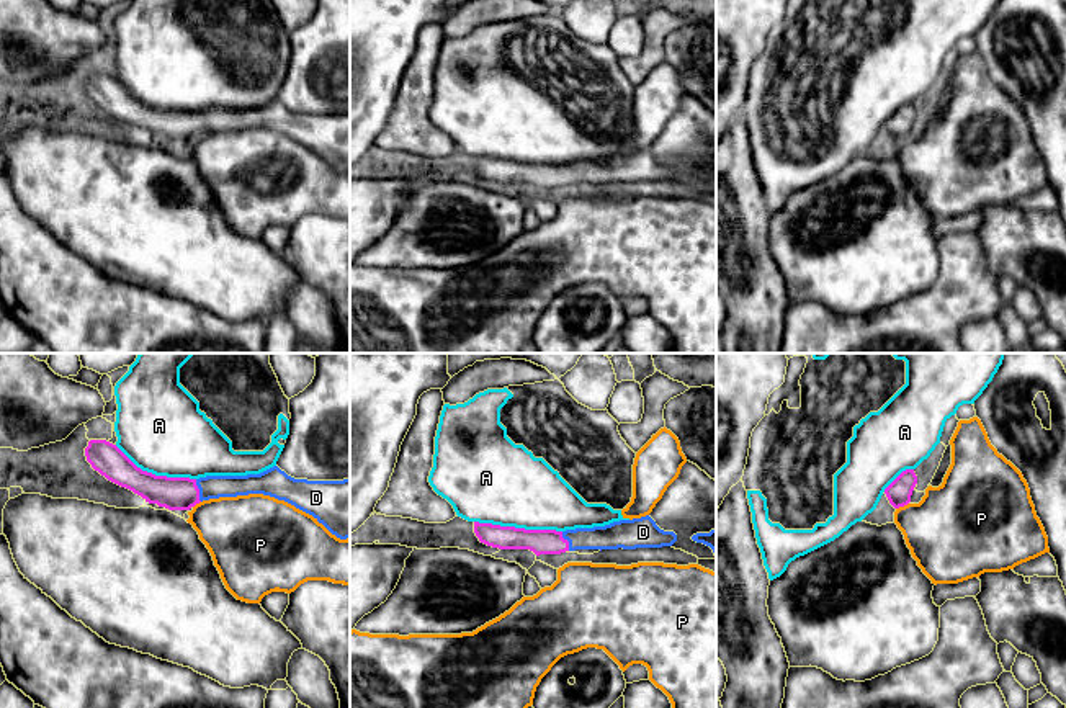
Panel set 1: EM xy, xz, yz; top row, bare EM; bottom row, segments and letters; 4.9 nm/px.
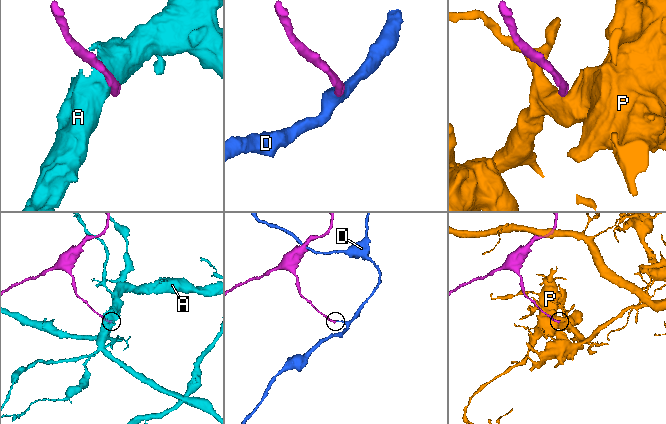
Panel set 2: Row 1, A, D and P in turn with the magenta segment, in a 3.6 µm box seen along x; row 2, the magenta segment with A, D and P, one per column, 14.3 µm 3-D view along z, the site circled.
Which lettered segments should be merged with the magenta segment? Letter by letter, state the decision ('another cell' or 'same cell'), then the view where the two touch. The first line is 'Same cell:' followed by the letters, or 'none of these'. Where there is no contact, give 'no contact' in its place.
Same cell: D
A: another cell | xz
D: same cell | xy
P: another cell | yz

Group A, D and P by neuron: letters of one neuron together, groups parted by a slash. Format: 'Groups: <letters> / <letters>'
Groups: A / D / P

